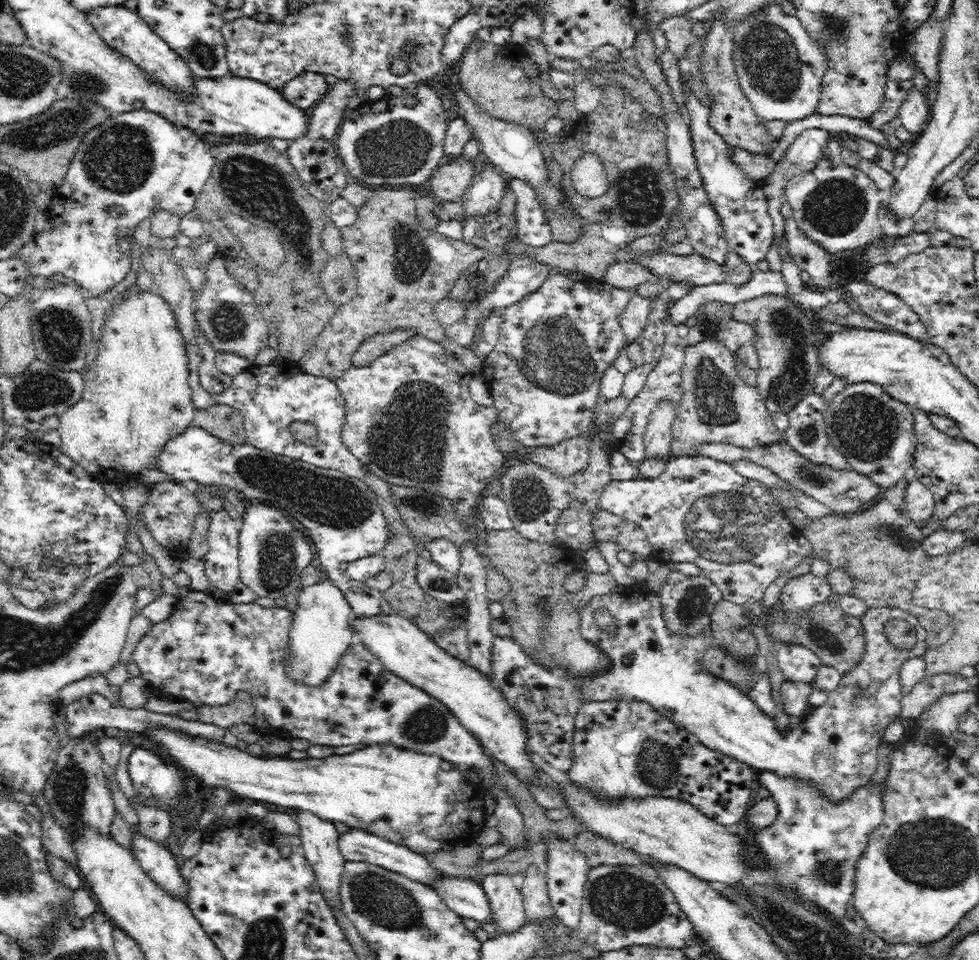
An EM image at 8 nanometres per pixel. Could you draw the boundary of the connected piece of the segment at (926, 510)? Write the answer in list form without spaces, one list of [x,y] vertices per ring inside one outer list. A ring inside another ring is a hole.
[[[918,479],[908,482],[904,500],[913,523],[918,524],[920,521],[928,521],[935,512],[933,492]]]

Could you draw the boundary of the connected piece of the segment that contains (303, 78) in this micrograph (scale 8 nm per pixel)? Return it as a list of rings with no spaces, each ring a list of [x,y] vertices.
[[[308,71],[289,80],[279,91],[294,106],[310,110],[329,89],[325,75]]]

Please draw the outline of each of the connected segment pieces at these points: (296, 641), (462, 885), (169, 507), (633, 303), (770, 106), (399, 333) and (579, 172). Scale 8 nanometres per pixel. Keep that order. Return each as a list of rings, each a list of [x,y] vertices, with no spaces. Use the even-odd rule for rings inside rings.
[[[324,576],[320,582],[301,589],[297,609],[293,613],[293,623],[289,632],[292,658],[285,664],[285,673],[296,682],[322,686],[354,642],[354,631],[350,625],[354,617],[353,607],[345,594]]]
[[[442,875],[428,886],[436,890],[448,908],[460,917],[476,920],[480,924],[492,922],[493,913],[482,884],[471,879]]]
[[[164,481],[156,484],[156,488],[151,491],[151,495],[142,506],[137,519],[143,520],[146,529],[152,533],[156,542],[169,550],[183,545],[182,554],[184,556],[182,558],[186,558],[186,547],[190,534],[192,534],[196,518],[202,510],[198,497],[194,493],[188,493],[184,485],[174,481]]]
[[[634,293],[630,302],[626,305],[621,314],[619,323],[624,329],[626,344],[634,342],[641,334],[649,321],[649,314],[652,308],[652,298],[644,298],[639,293]]]
[[[769,3],[739,21],[734,30],[733,61],[740,86],[758,117],[789,123],[817,112],[827,58],[799,18],[787,15],[778,3]]]
[[[397,328],[391,333],[378,332],[369,336],[358,346],[356,352],[350,358],[351,363],[356,368],[362,366],[369,366],[375,359],[386,353],[392,347],[398,346],[401,342],[406,342],[410,336],[414,336],[414,329],[410,328]]]
[[[585,152],[571,170],[573,187],[581,198],[595,199],[609,187],[602,159],[594,152]]]

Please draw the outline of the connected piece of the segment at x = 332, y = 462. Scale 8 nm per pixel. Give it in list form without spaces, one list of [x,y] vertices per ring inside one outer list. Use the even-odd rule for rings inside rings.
[[[283,361],[280,365],[274,365],[273,362],[269,366],[252,364],[234,376],[232,385],[220,395],[208,393],[199,382],[198,372],[193,369],[189,374],[189,386],[193,391],[192,401],[196,409],[226,404],[238,410],[245,424],[247,444],[323,469],[336,469],[364,481],[368,468],[344,447],[342,441],[346,406],[335,380],[306,374],[297,363]],[[296,421],[313,422],[318,434],[316,445],[307,446],[293,438],[290,426]]]

